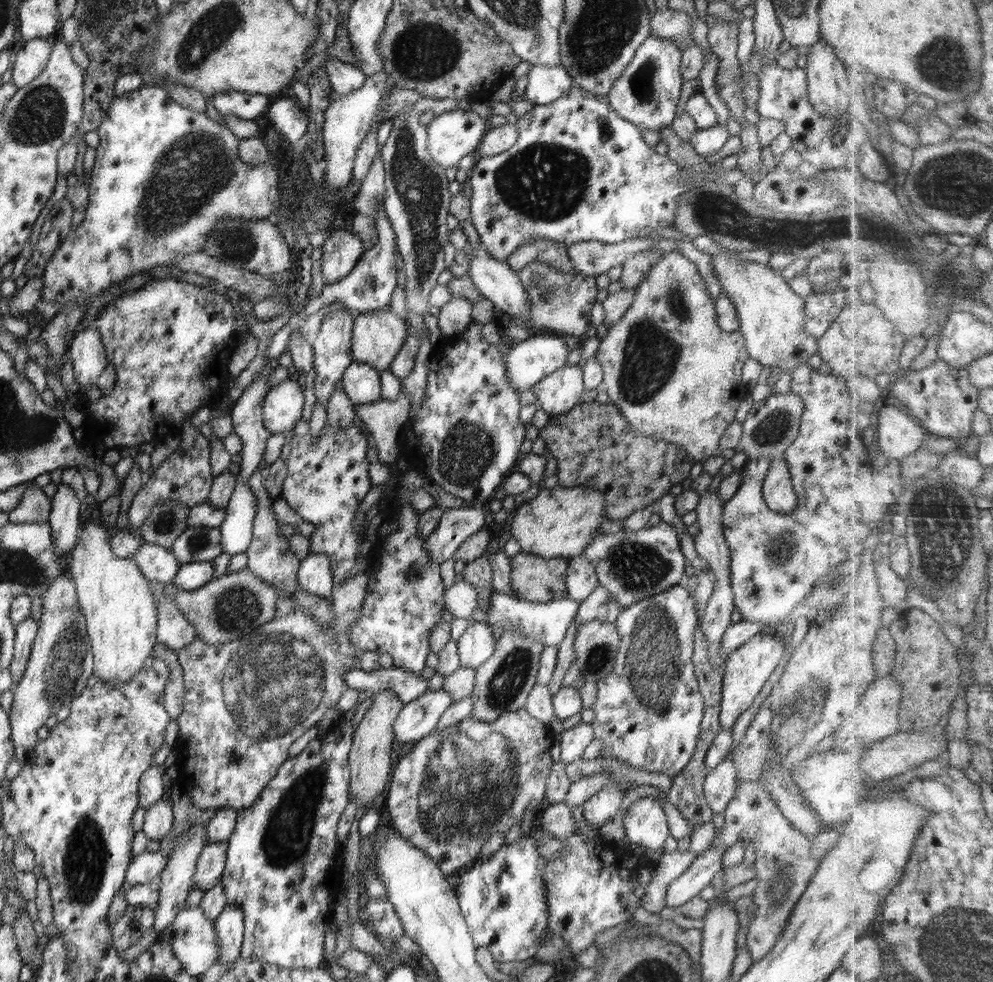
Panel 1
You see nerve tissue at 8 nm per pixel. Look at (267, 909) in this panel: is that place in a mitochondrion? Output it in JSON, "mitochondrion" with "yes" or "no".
{"mitochondrion":"no"}

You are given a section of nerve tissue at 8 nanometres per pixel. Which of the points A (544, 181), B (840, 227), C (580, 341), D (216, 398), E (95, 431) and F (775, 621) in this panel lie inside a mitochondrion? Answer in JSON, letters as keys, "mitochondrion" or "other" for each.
{"A":"mitochondrion","B":"mitochondrion","C":"other","D":"other","E":"other","F":"other"}

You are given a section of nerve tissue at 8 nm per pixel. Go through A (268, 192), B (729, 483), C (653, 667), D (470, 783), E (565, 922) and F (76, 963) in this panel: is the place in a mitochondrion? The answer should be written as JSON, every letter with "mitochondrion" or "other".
{"A":"other","B":"other","C":"mitochondrion","D":"mitochondrion","E":"other","F":"other"}

